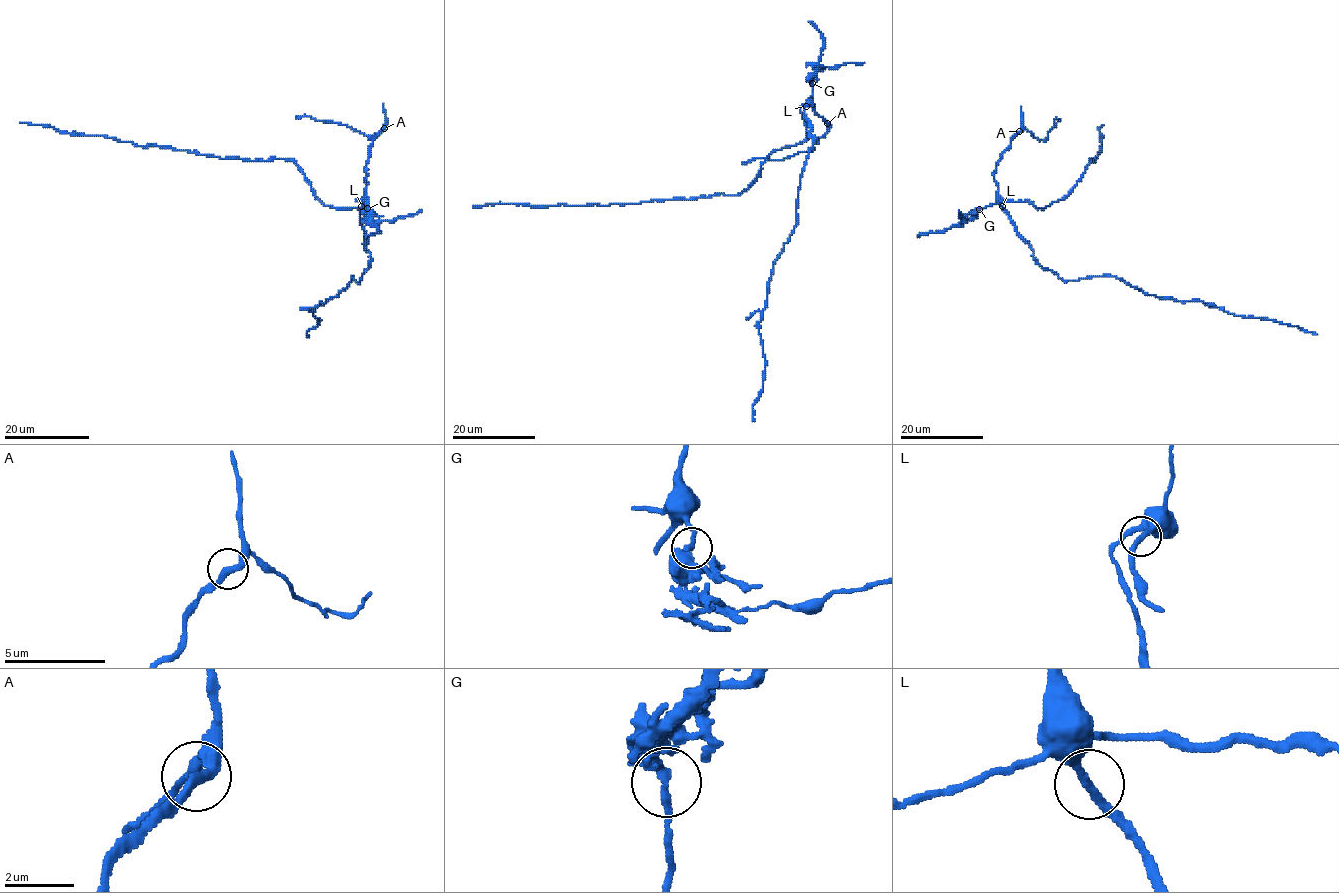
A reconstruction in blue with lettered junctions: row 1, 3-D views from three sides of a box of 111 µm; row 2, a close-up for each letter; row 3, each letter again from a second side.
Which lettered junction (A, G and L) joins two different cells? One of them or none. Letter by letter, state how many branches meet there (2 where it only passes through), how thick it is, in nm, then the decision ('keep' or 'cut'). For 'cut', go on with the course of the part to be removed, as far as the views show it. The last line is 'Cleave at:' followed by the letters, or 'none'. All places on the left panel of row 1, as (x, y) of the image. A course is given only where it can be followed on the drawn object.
A: 2 branches meet; 280 nm thick; keep
G: 2 branches meet; 280 nm thick; cut; foreign part runs (368, 208), (367, 217), (380, 231), (364, 236)
L: 2 branches meet; 240 nm thick; keep
Cleave at: G

